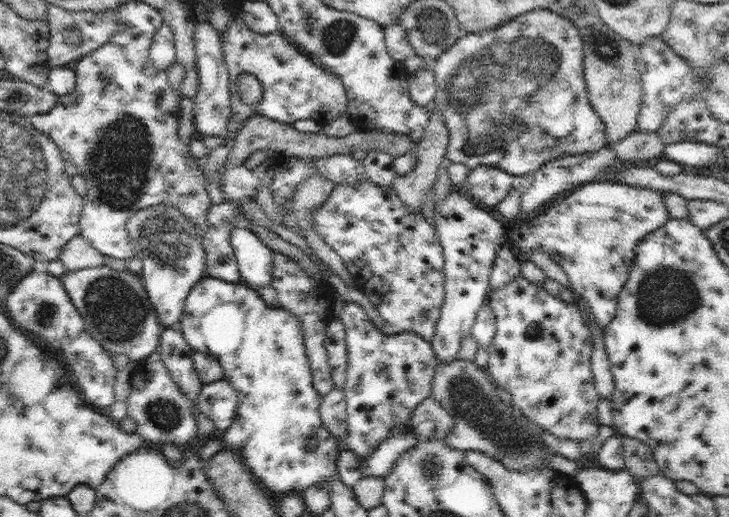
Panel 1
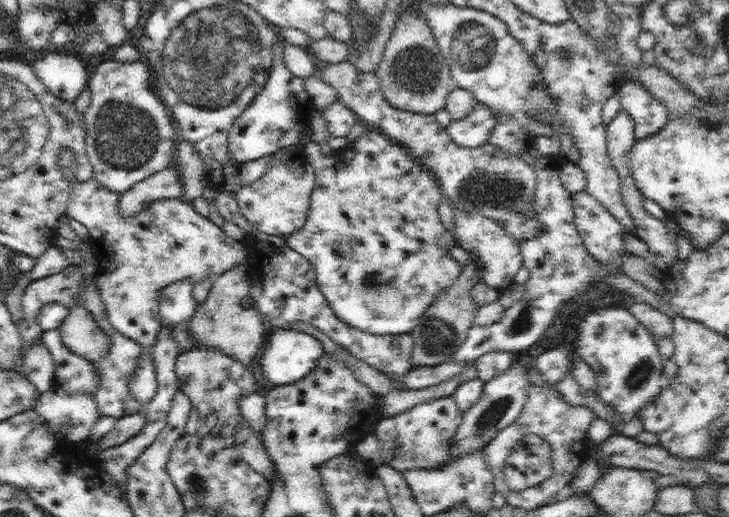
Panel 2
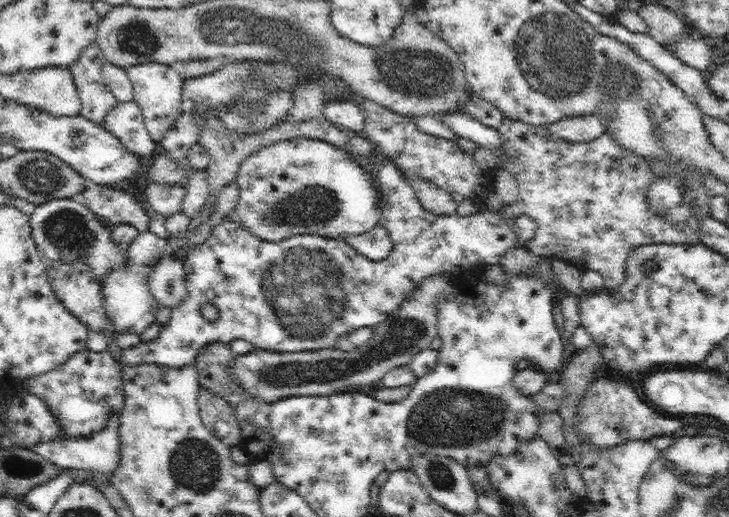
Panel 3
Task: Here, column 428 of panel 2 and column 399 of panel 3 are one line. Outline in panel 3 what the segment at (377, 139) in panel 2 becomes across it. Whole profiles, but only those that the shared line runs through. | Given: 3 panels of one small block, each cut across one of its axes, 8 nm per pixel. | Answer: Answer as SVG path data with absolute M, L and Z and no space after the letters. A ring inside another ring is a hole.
M373 152L370 155L370 158L373 159L373 165L377 169L377 179L375 180L380 182L380 189L377 190L378 208L380 208L379 224L386 228L389 234L389 251L384 260L370 261L365 256L356 252L356 250L352 250L351 246L346 244L346 242L340 242L333 238L326 238L314 234L290 236L290 238L280 240L280 242L268 242L252 234L247 228L240 226L235 220L230 220L229 216L226 216L220 224L216 224L214 228L212 228L212 234L208 236L206 242L202 242L202 244L198 244L198 246L188 247L186 250L187 256L184 260L184 273L186 273L186 276L184 276L184 278L186 279L185 286L188 290L188 298L182 300L178 306L175 306L171 310L171 317L168 324L160 329L159 335L154 340L146 342L141 340L137 345L122 350L121 357L123 364L138 366L138 364L147 365L148 363L154 363L164 367L182 368L195 362L198 352L200 352L203 346L206 346L206 343L224 342L228 344L231 340L236 338L247 340L255 349L278 353L315 351L323 348L334 349L337 348L337 342L341 336L348 335L349 332L355 331L357 328L374 328L378 323L385 321L390 314L398 311L401 304L413 295L413 292L419 287L422 280L426 280L428 276L432 277L438 274L449 275L452 285L458 287L460 293L470 296L474 292L474 286L476 283L487 282L483 270L488 265L492 266L499 264L501 258L510 247L518 247L520 246L519 242L523 241L519 240L514 234L514 231L507 224L499 211L492 212L487 209L469 216L462 216L457 212L454 214L442 214L441 216L437 216L437 214L434 214L433 212L428 212L417 199L415 190L408 178L398 170L397 165L394 164L392 160L380 152ZM202 304L212 304L218 308L219 311L216 320L212 320L211 322L202 317L202 314L200 313L200 306L202 306Z

